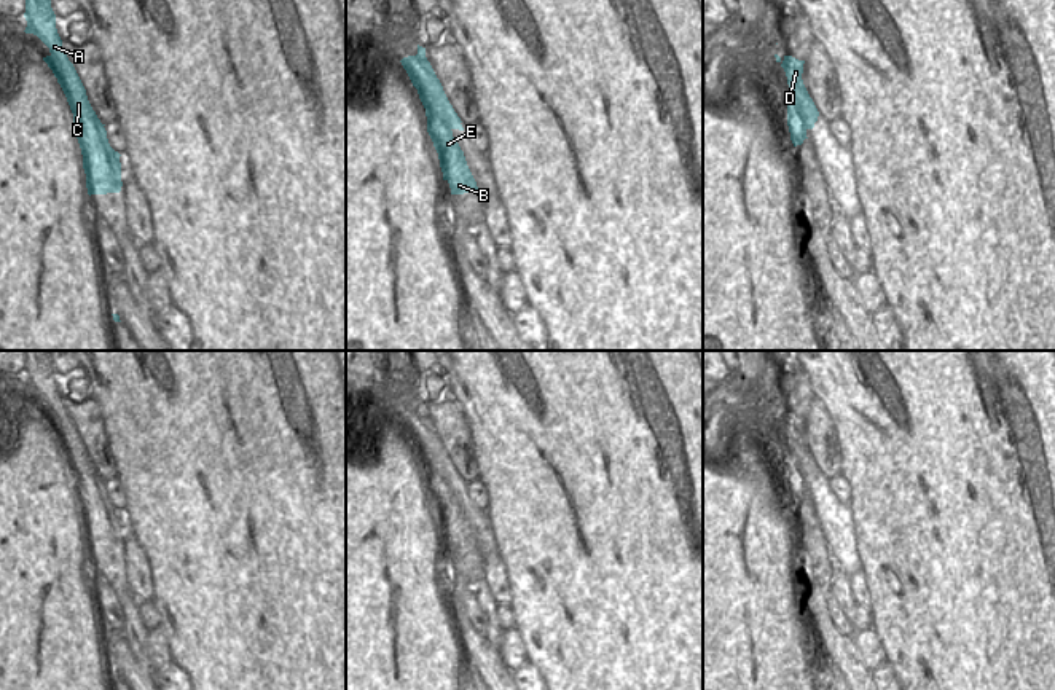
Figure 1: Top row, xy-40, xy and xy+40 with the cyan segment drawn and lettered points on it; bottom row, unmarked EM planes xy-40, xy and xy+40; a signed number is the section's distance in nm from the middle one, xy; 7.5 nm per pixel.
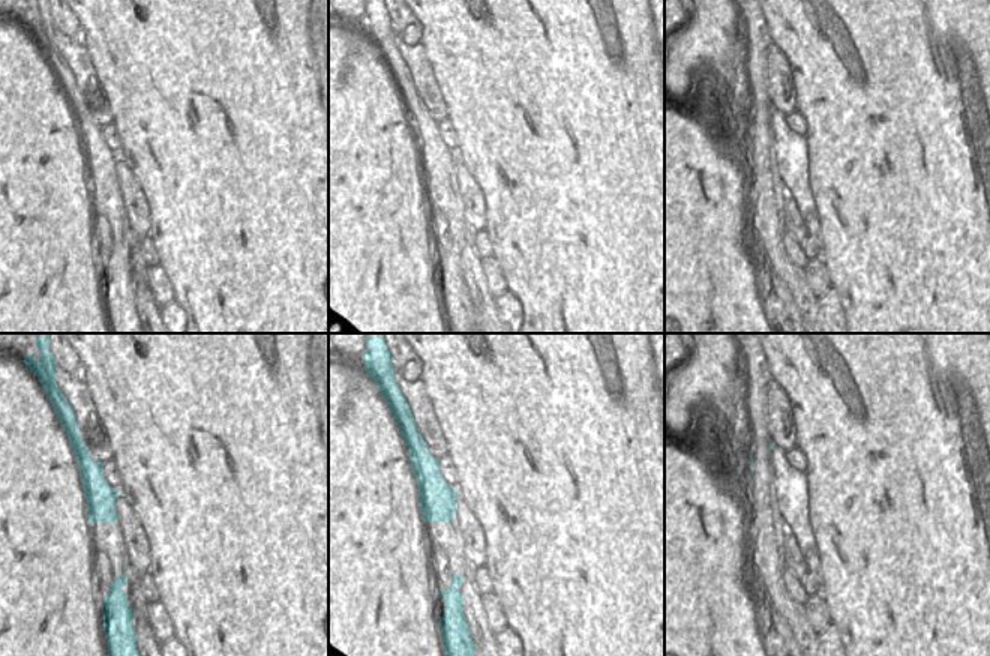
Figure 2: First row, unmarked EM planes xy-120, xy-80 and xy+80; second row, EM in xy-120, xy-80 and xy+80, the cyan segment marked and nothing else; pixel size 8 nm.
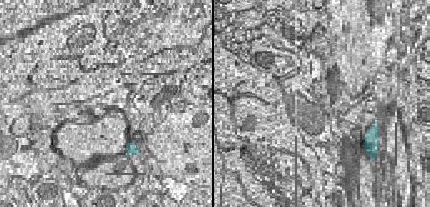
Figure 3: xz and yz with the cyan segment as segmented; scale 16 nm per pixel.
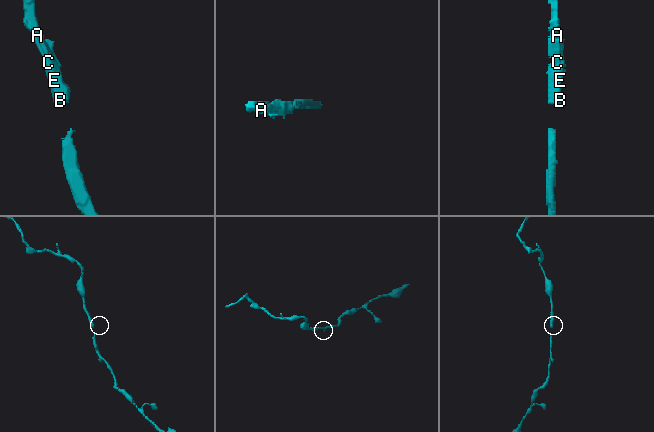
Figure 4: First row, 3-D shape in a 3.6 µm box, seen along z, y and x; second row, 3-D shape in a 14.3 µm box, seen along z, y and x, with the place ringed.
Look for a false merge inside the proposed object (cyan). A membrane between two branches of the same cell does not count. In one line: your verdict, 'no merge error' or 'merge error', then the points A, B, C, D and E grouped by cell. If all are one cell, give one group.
no merge error; A B C D E

